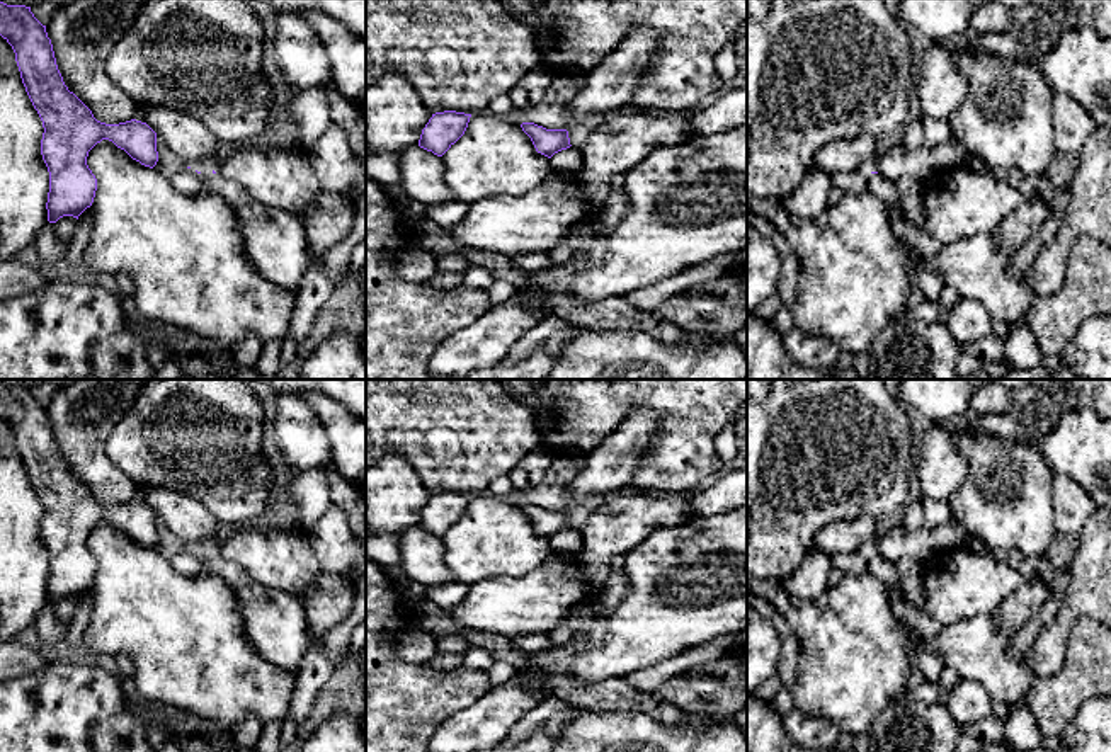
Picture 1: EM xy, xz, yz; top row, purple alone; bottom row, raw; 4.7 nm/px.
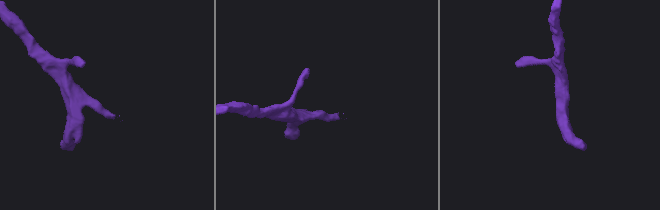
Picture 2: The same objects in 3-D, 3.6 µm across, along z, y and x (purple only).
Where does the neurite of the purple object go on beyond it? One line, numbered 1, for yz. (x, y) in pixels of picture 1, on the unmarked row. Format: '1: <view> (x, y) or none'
1: yz (882, 569)

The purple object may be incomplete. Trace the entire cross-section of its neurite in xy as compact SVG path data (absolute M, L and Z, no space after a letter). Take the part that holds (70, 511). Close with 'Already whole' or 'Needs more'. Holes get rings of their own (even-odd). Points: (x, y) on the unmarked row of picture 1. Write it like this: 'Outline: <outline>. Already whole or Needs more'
Outline: M0 383L0 417L12 427L26 473L43 502L41 536L49 553L48 602L56 604L63 597L78 597L92 587L97 560L87 546L88 533L102 521L112 522L133 541L153 550L158 543L157 514L141 502L131 500L119 505L105 505L94 498L92 492L63 463L58 451L51 420L31 388L7 386Z. Already whole

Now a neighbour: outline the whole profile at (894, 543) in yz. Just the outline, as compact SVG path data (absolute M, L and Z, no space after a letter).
M953 519L936 531L926 526L907 531L900 522L892 527L883 526L871 543L869 553L878 553L893 563L898 563L902 558L914 558L924 563L934 553L963 544L970 539L970 534Z

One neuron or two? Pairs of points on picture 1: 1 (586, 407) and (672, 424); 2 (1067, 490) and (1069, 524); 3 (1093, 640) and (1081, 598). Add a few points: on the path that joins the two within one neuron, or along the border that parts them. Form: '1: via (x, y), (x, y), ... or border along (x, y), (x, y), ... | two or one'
1: via (608, 398), (650, 398), (654, 402) | one
2: via (1067, 499), (1067, 516) | one
3: border along (1093, 616), (1082, 616), (1074, 625), (1067, 652) | two

